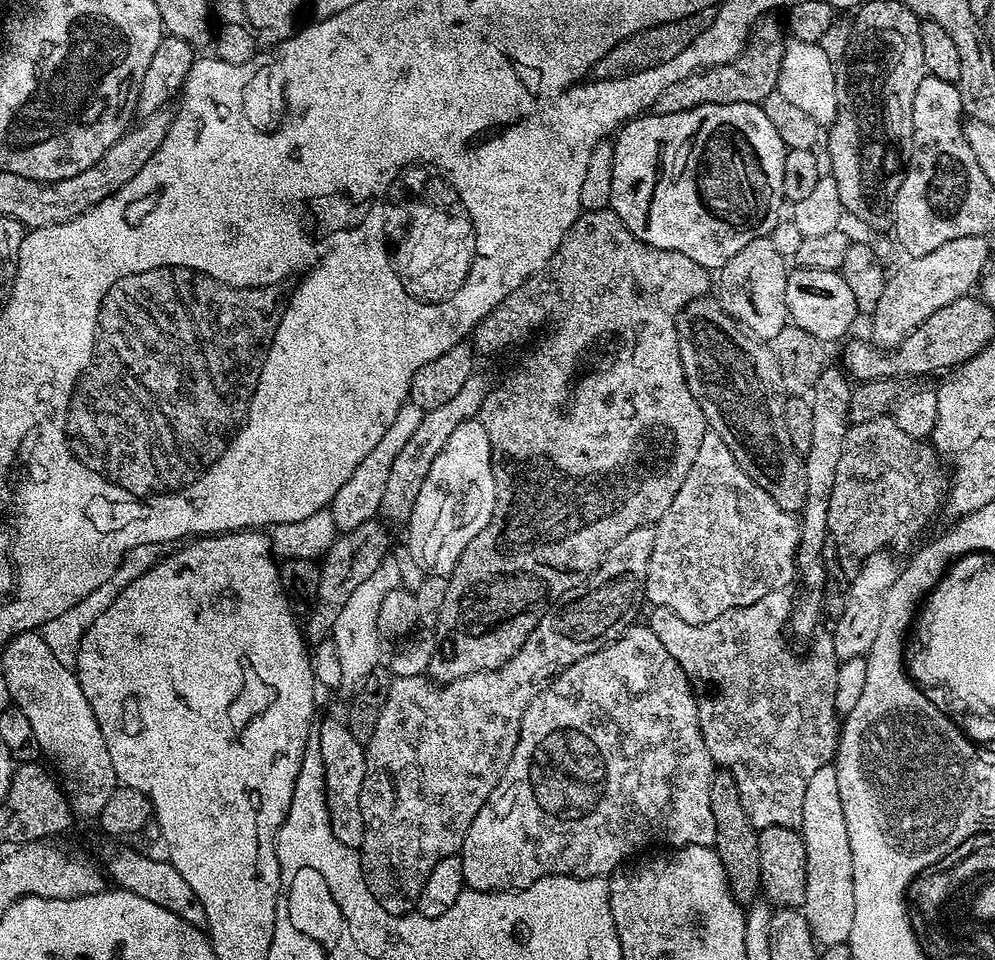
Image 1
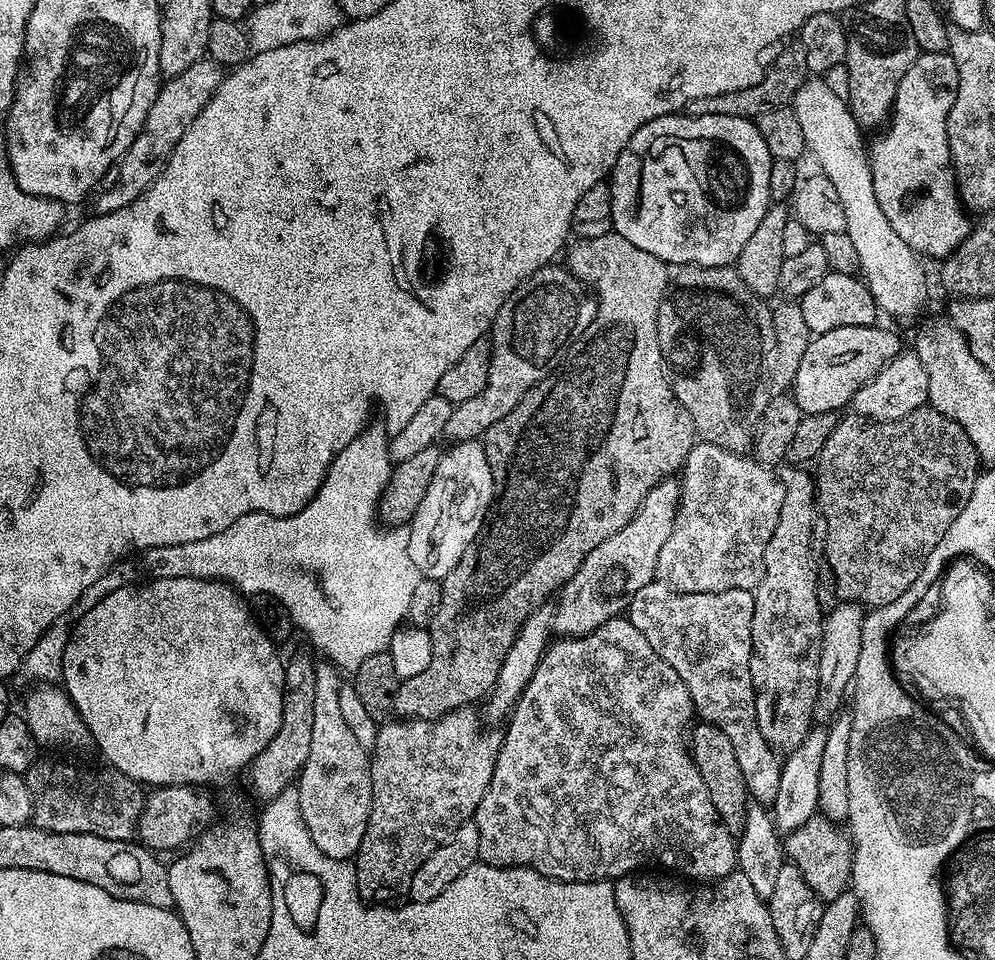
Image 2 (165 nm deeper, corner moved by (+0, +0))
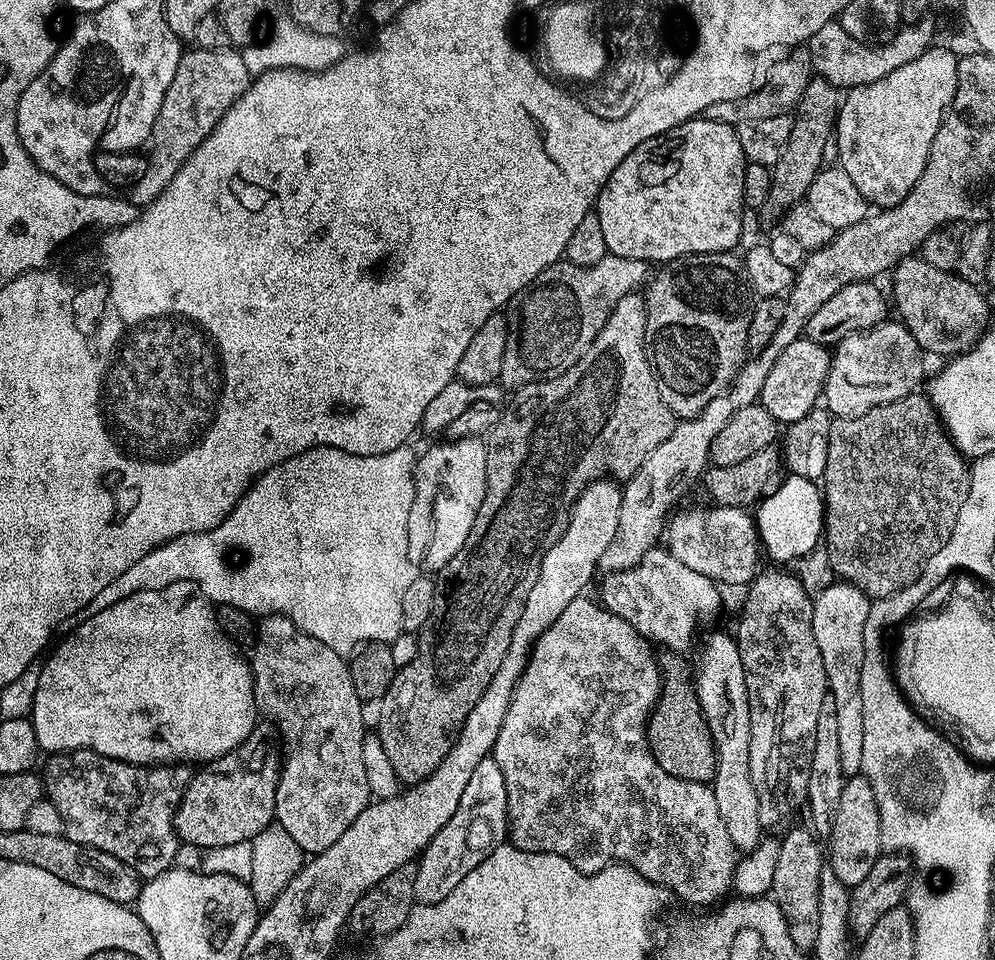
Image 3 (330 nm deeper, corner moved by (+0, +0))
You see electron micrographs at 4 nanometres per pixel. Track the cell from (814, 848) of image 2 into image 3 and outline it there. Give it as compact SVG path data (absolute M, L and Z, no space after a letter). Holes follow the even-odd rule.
M861 774L845 779L842 798L838 798L836 811L832 813L832 830L826 836L826 864L851 890L870 874L870 866L882 854L882 822L878 814L878 802L874 790L870 790L867 776Z

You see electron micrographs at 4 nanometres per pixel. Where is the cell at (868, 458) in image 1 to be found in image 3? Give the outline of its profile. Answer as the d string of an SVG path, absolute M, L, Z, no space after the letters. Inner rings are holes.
M919 391L903 396L901 400L878 406L874 410L866 410L866 414L858 418L833 419L826 450L826 470L822 481L824 503L822 543L828 548L830 566L833 567L835 575L843 583L853 584L855 588L862 590L873 602L884 600L888 596L906 590L924 573L924 568L930 562L930 558L934 558L934 554L938 554L938 550L946 546L950 534L954 534L954 526L958 522L958 514L968 497L971 481L969 461L957 450L956 443L944 431L944 425L936 415L936 408L928 400L927 395Z

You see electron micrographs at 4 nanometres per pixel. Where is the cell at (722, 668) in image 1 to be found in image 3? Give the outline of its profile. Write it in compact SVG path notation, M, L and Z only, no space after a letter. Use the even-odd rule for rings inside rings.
M664 546L650 549L642 562L630 566L630 570L610 572L603 579L599 581L599 603L618 618L630 622L641 636L657 645L660 643L659 647L669 652L687 653L696 623L712 620L720 612L721 589L716 581L706 578L706 574L698 574L698 570L690 570L690 566L682 566Z

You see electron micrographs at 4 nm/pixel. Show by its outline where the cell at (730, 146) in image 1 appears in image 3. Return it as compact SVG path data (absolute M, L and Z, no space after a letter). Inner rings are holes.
M693 118L642 142L612 171L594 205L609 253L618 258L667 262L690 254L735 249L740 240L740 219L746 215L742 198L745 163L735 127L713 120Z

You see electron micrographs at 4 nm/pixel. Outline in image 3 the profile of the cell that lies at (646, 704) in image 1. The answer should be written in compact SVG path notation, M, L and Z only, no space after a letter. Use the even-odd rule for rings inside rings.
M583 595L570 602L570 606L566 606L566 610L562 610L562 614L558 614L554 623L538 638L535 650L529 654L526 666L516 683L510 710L506 710L502 730L498 730L498 742L492 747L492 756L505 778L508 836L511 843L527 852L549 852L566 858L579 872L601 872L611 864L625 864L638 870L638 874L642 874L642 878L646 878L651 884L676 892L677 898L688 904L697 904L700 908L707 904L719 905L733 891L738 851L726 832L726 824L718 814L711 787L708 784L692 784L688 780L679 780L666 774L666 770L658 766L648 748L648 717L656 708L660 697L660 665L657 653L652 653L653 645L640 635L637 628L630 626L630 622L618 618L595 599L588 599L587 595ZM544 651L552 652L552 656L539 656L539 652Z

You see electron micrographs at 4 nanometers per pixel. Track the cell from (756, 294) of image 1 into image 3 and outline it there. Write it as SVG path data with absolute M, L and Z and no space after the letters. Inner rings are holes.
M813 75L812 81L802 90L802 98L797 102L792 116L792 129L786 146L782 146L782 158L771 165L772 185L766 205L766 212L779 217L792 205L807 197L814 178L825 163L824 151L829 151L830 137L836 127L836 115L840 113L842 96L837 88L823 77ZM824 160L824 161L823 161Z

